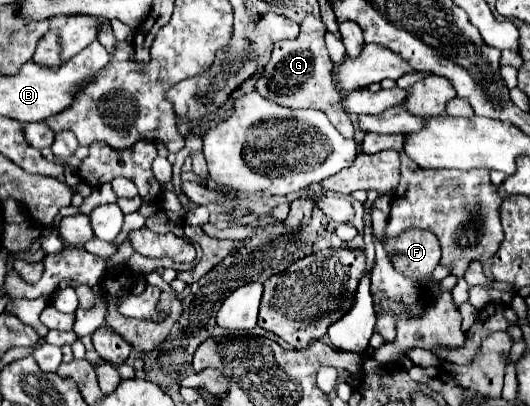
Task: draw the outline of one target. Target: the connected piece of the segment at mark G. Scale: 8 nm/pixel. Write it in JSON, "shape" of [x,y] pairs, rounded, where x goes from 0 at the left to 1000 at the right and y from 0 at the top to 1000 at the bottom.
{"shape":[[[579,39],[568,59],[568,84],[557,99],[534,99],[523,108],[511,153],[500,163],[492,187],[485,192],[481,227],[489,227],[500,246],[511,246],[526,261],[542,266],[598,266],[617,281],[617,291],[632,305],[632,315],[651,335],[662,340],[666,300],[662,291],[636,266],[636,251],[643,241],[640,217],[632,217],[625,197],[628,153],[621,148],[621,133],[613,123],[613,89],[617,69],[602,44]]]}

